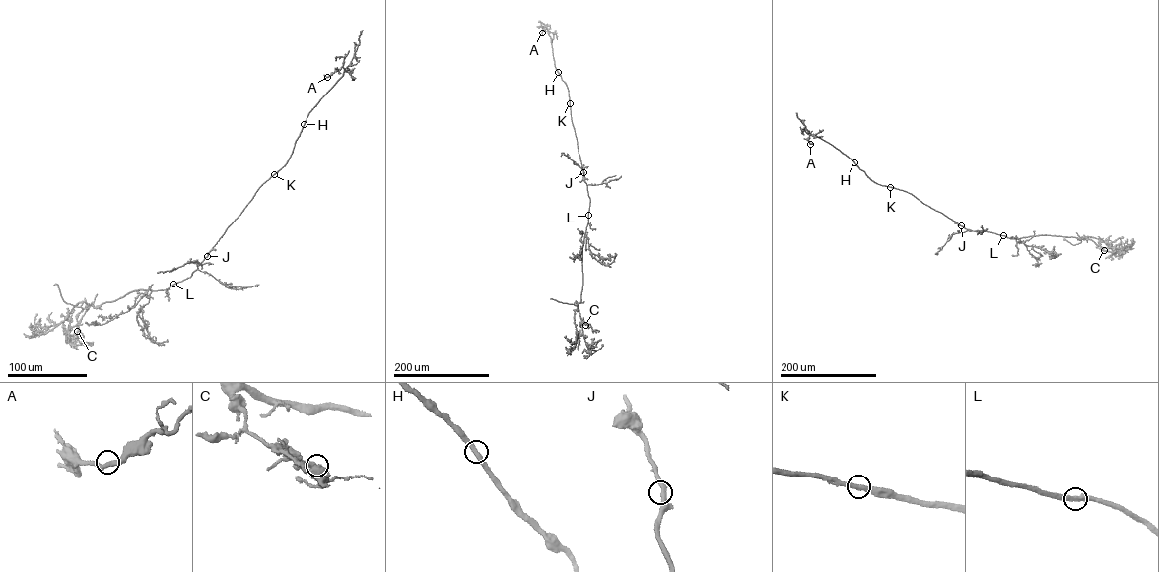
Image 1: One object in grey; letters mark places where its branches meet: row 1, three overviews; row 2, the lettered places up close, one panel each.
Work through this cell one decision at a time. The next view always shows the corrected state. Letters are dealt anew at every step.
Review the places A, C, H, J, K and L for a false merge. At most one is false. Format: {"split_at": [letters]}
{"split_at": []}

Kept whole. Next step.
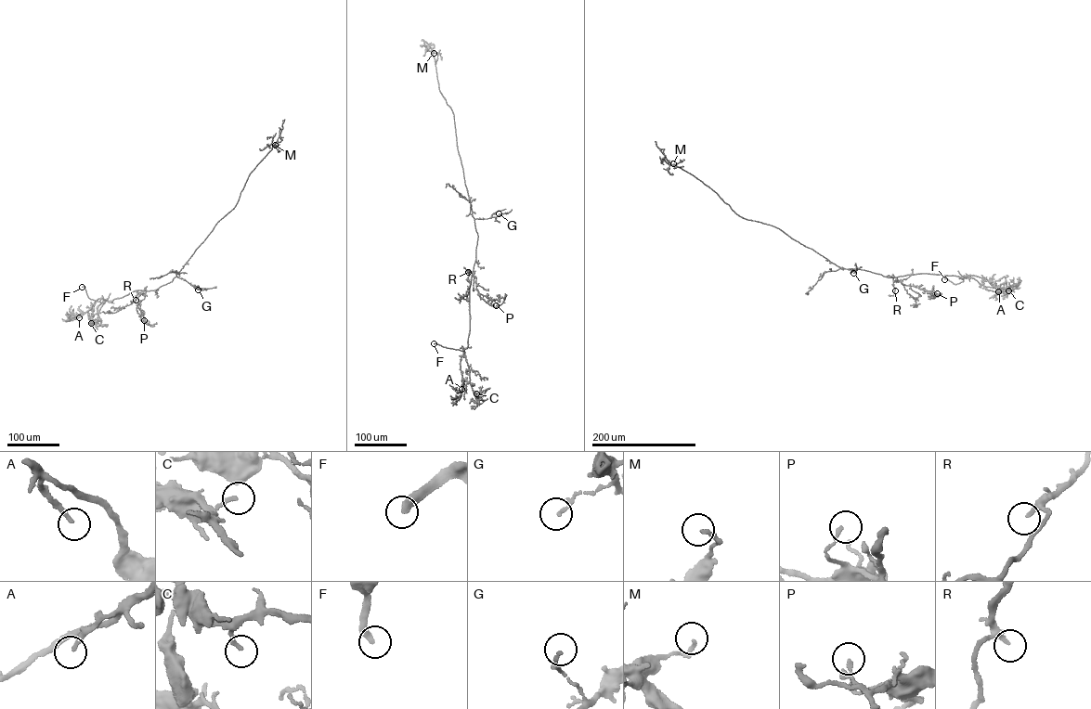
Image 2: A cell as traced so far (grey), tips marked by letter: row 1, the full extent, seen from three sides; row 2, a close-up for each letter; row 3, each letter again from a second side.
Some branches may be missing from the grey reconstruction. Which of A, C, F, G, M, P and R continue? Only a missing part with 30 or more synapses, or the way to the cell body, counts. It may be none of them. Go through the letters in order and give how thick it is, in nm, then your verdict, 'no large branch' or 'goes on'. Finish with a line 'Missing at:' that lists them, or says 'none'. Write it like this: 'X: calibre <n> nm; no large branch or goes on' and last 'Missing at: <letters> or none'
A: calibre 190 nm; goes on
C: calibre 170 nm; no large branch
F: calibre 360 nm; goes on
G: calibre 140 nm; no large branch
M: calibre 170 nm; no large branch
P: calibre 140 nm; no large branch
R: calibre 140 nm; goes on
Missing at: A, F, R

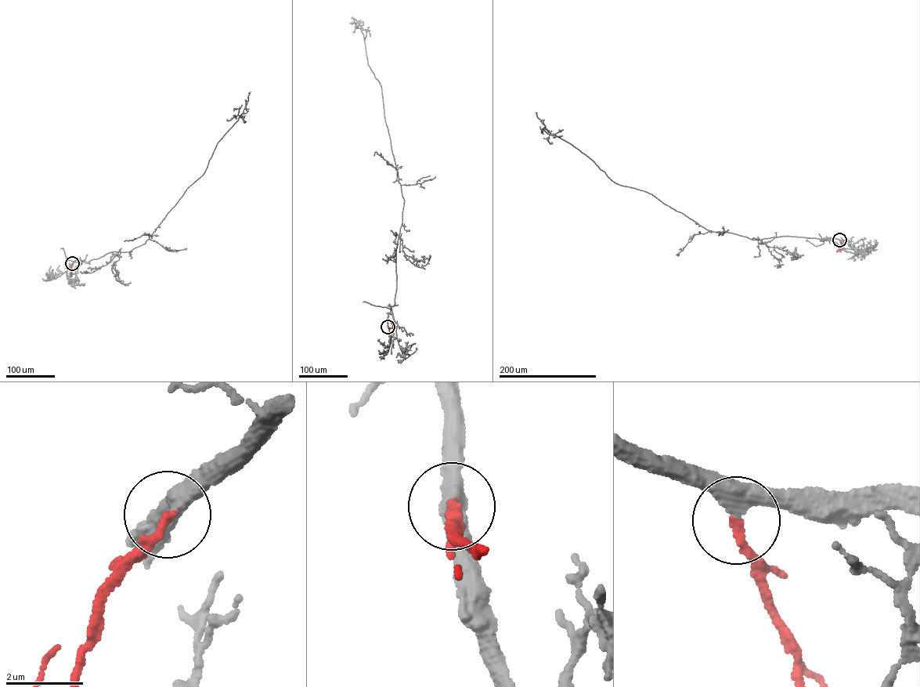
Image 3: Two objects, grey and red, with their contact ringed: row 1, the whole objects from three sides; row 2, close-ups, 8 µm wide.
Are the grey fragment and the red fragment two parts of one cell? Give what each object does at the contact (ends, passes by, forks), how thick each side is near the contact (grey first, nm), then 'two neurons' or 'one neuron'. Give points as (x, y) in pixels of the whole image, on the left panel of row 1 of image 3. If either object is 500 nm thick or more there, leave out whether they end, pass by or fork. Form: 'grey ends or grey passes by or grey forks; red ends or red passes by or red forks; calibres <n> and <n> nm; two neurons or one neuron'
grey passes by; red ends; calibres 420 and 220 nm; one neuron

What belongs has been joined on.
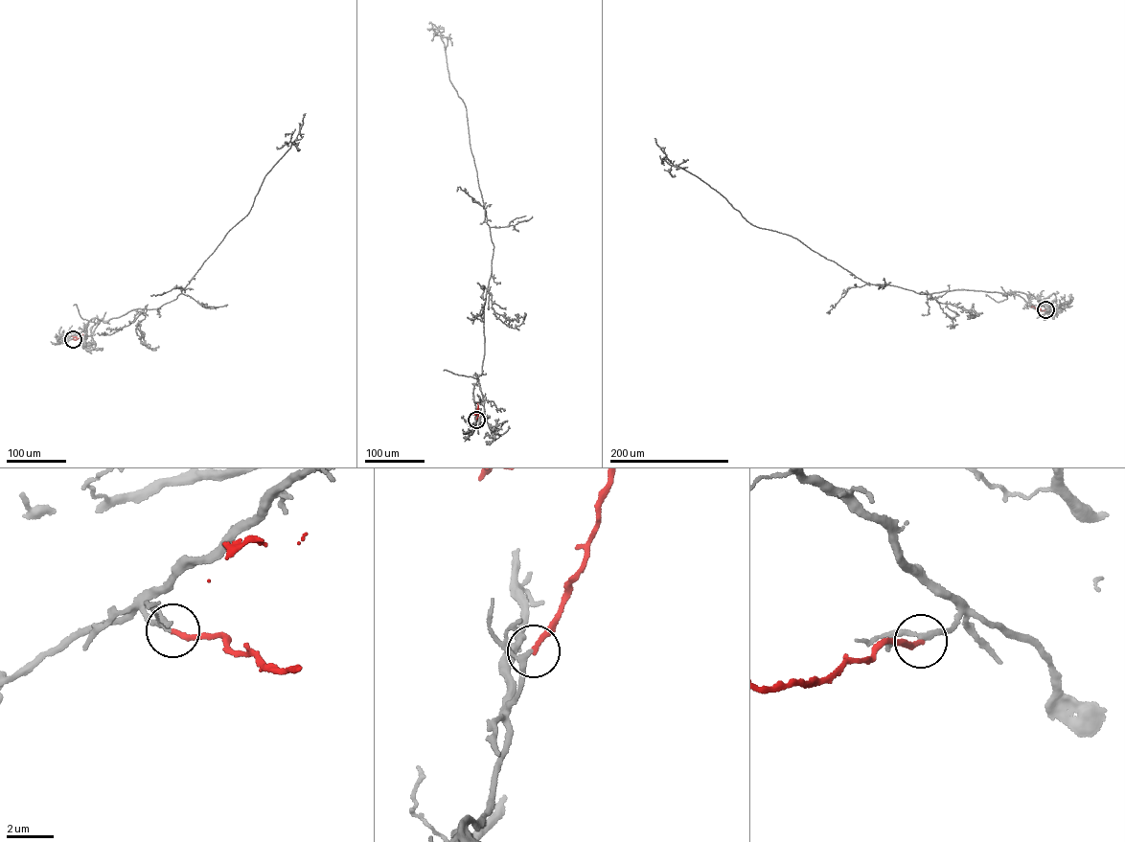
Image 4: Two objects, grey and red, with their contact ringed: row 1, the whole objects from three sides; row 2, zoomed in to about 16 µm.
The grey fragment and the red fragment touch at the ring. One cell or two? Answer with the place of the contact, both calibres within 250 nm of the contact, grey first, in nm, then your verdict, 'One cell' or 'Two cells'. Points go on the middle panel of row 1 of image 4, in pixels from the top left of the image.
Place: (476, 420). Thickness 190 nm (grey) against 200 nm. One cell

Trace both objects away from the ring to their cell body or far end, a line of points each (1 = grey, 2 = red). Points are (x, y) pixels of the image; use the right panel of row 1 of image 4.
1: (1045, 309), (1018, 291), (921, 294), (865, 283), (796, 238), (752, 224), (716, 190), (673, 165), (654, 138)
2: (1045, 309), (1031, 307)

